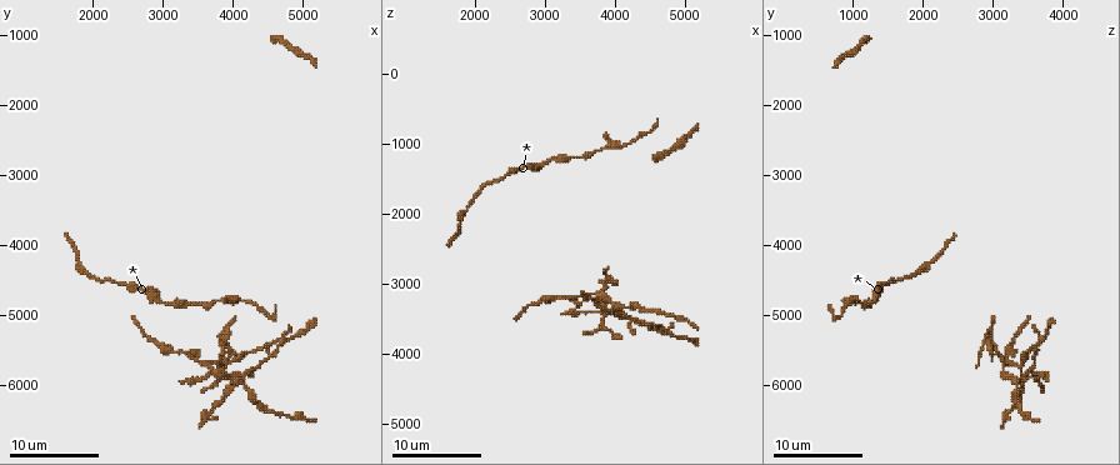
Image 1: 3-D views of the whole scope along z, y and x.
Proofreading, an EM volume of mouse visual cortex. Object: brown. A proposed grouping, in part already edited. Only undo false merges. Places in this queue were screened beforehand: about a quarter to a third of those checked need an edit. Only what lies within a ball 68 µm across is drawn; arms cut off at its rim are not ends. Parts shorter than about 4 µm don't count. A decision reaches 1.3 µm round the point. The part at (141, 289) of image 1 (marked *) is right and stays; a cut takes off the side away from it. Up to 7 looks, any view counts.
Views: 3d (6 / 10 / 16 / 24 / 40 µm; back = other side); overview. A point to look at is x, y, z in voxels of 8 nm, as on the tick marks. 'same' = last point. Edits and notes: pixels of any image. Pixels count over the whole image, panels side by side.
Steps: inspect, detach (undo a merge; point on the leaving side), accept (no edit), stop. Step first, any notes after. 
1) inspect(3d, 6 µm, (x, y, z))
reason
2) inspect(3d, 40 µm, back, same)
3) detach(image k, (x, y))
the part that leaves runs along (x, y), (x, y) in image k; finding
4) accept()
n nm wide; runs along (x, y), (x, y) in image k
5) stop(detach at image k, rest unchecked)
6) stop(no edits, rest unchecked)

inspect(3d, 10 µm, (4100, 4800, 1000))
thick turns thin

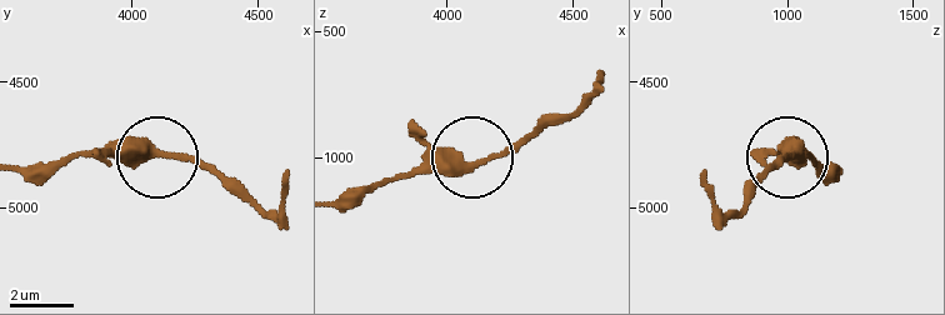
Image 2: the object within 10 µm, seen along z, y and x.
inspect(3d, 10 µm, back, (4130, 4780, 1030))

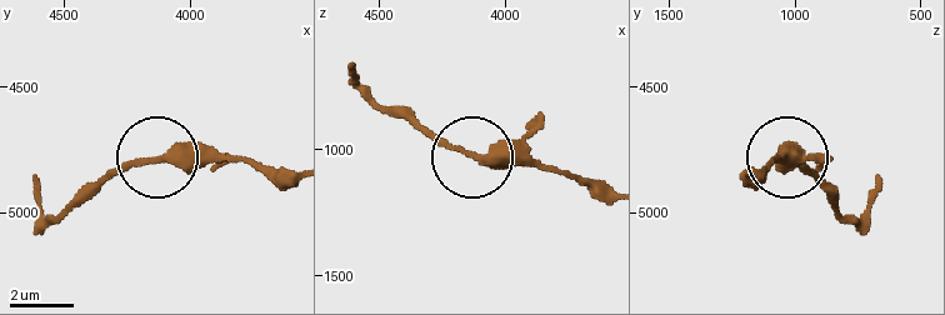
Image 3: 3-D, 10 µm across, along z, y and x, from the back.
accept()
320 nm wide; all the same neuron

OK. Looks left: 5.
inspect(3d, 16 µm, (1900, 4450, 1900))

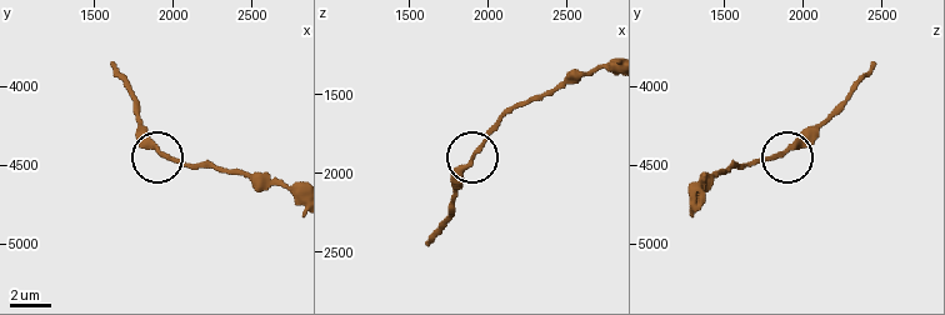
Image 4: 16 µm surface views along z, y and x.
accept()
runs along (279, 185), (160, 154), (136, 116) in image 4; continuous, no second neuron

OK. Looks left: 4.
inspect(3d, 16 µm, (4400, 6300, 3350))
thick turns thin

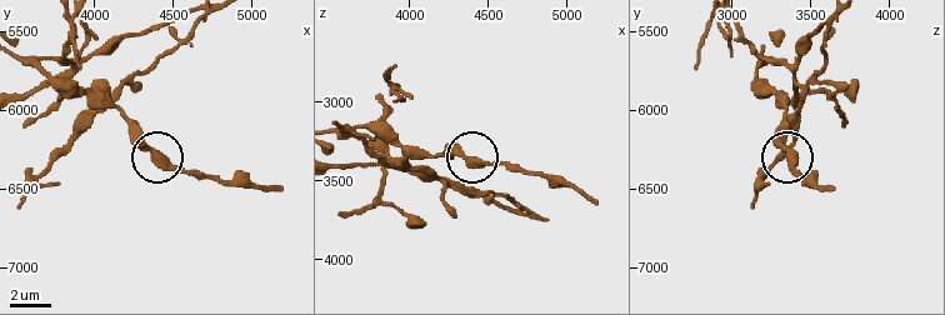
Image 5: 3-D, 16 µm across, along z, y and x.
inspect(3d, 6 µm, (4380, 6300, 3380))
closer look

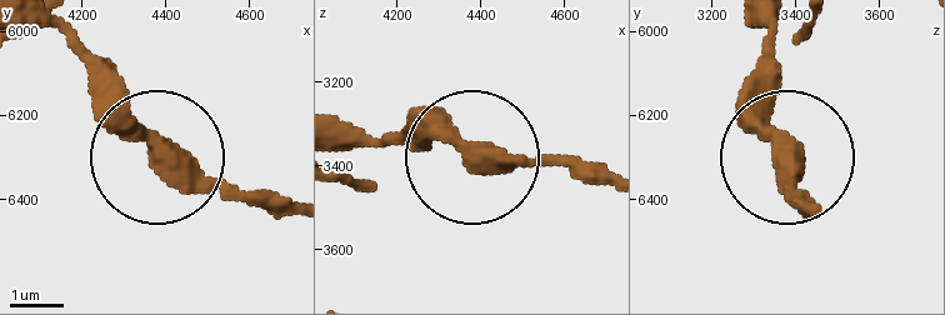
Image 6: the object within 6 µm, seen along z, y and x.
accept()
400 nm wide; runs along (51, 21), (145, 141), (275, 205) in image 6; one neuron here

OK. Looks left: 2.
inspect(3d, 6 µm, (4550, 5050, 750))
calibre changes

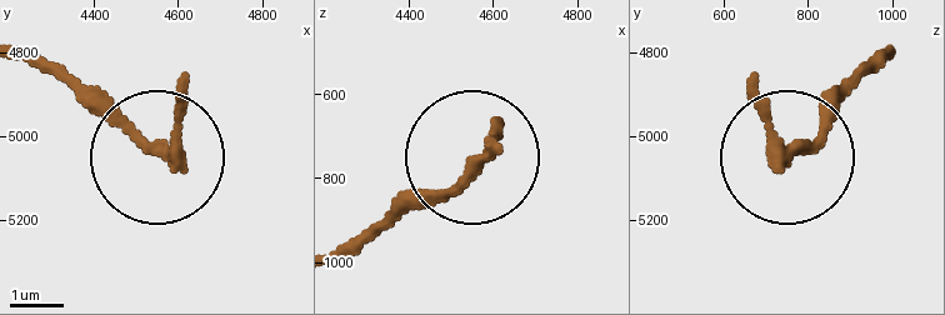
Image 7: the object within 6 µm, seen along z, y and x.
inspect(3d, 6 µm, back, (4560, 5035, 750))
other side

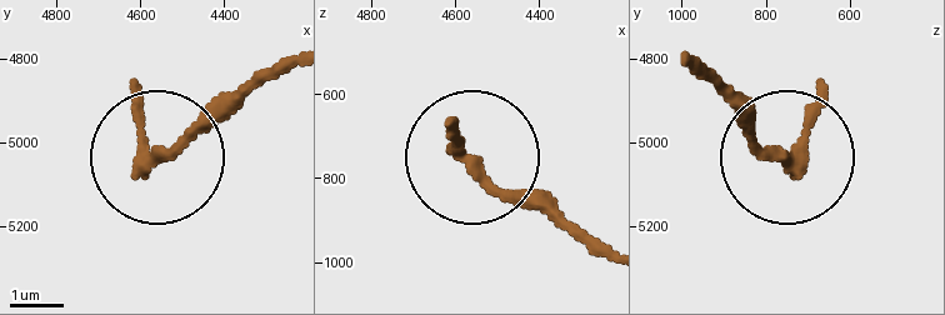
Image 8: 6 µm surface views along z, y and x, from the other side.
accept()
runs along (685, 59), (784, 163) in image 8; all the same neuron

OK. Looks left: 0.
stop(no edits, rest unchecked)

